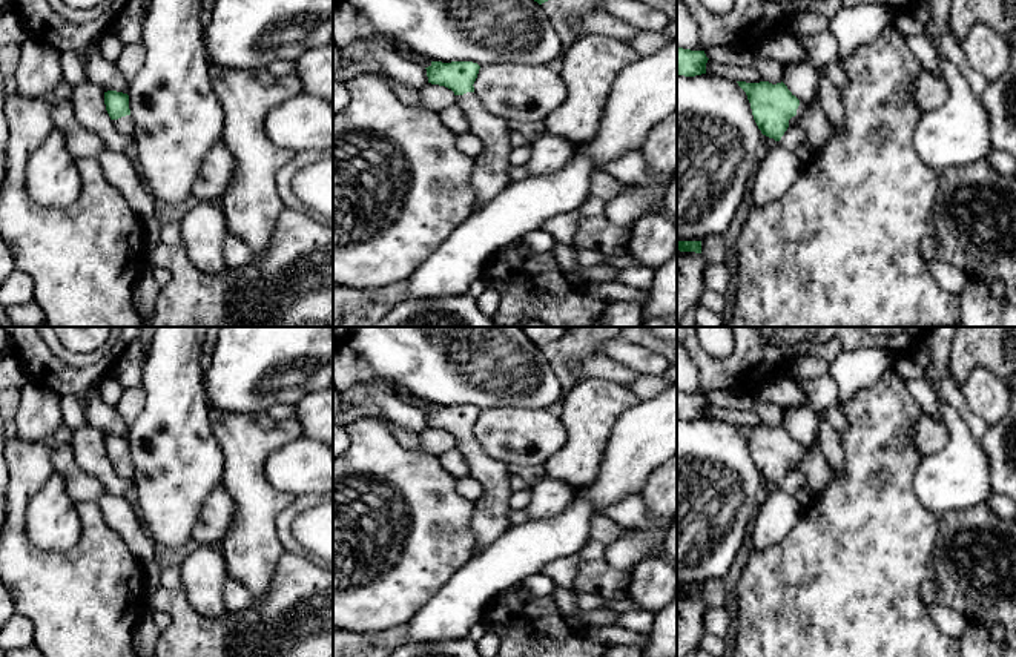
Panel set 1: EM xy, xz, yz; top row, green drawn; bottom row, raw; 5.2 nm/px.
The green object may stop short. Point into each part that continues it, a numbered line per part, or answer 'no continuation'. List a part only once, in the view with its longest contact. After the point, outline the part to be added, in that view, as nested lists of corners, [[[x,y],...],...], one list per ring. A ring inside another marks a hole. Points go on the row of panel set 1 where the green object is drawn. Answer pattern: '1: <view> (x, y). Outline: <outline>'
1: yz (801, 109). Outline: [[[800,101],[800,106],[797,109],[797,115],[789,120],[789,126],[795,126],[795,124],[800,126],[800,121],[803,118],[803,115],[806,114],[806,111],[807,111],[807,104]]]

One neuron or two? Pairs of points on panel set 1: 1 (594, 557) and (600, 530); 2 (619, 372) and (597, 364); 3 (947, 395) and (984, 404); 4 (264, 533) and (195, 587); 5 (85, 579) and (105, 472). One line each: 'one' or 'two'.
1: one
2: one
3: two
4: two
5: two

